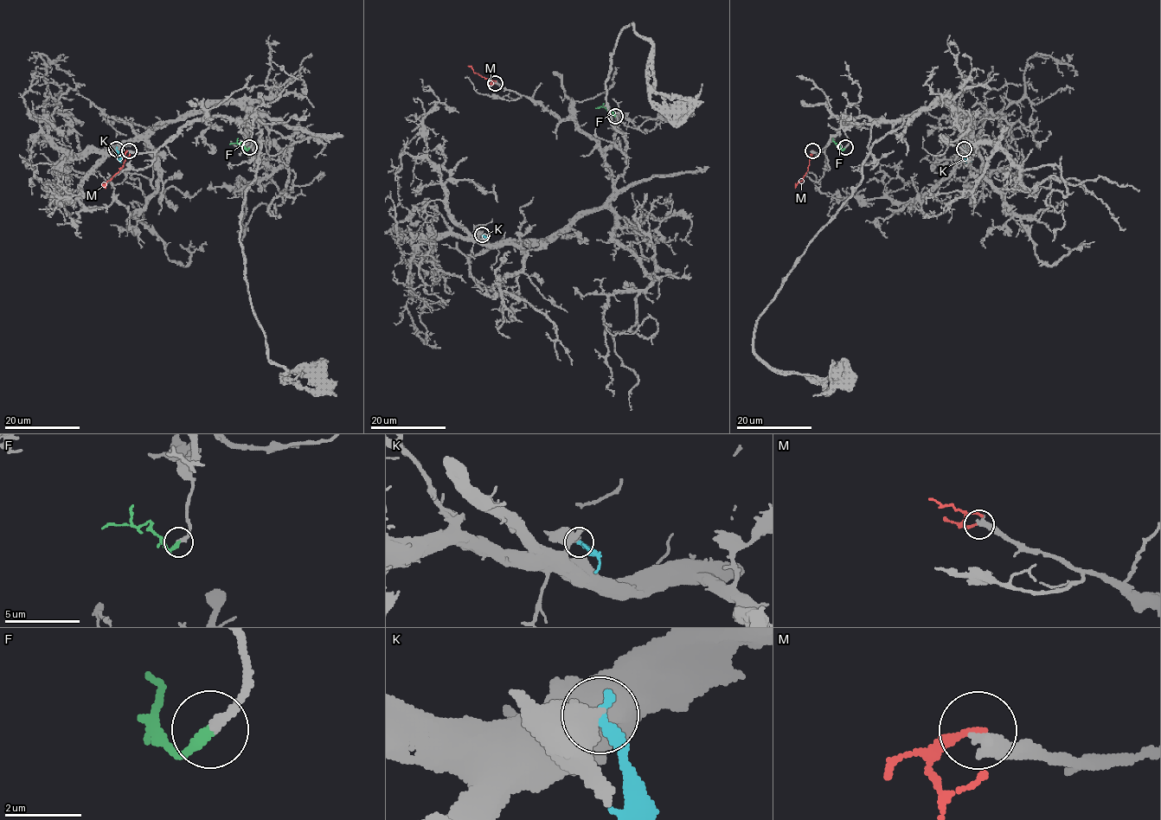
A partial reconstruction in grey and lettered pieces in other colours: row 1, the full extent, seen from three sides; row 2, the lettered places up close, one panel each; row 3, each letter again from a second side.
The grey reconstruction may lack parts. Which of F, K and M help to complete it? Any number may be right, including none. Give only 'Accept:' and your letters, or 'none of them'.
Accept: F

